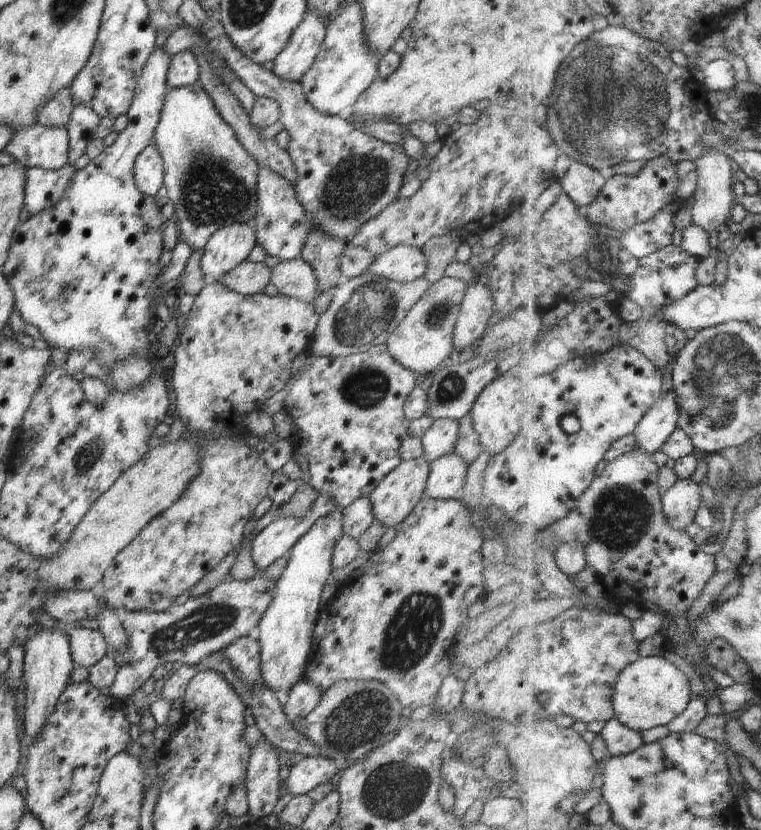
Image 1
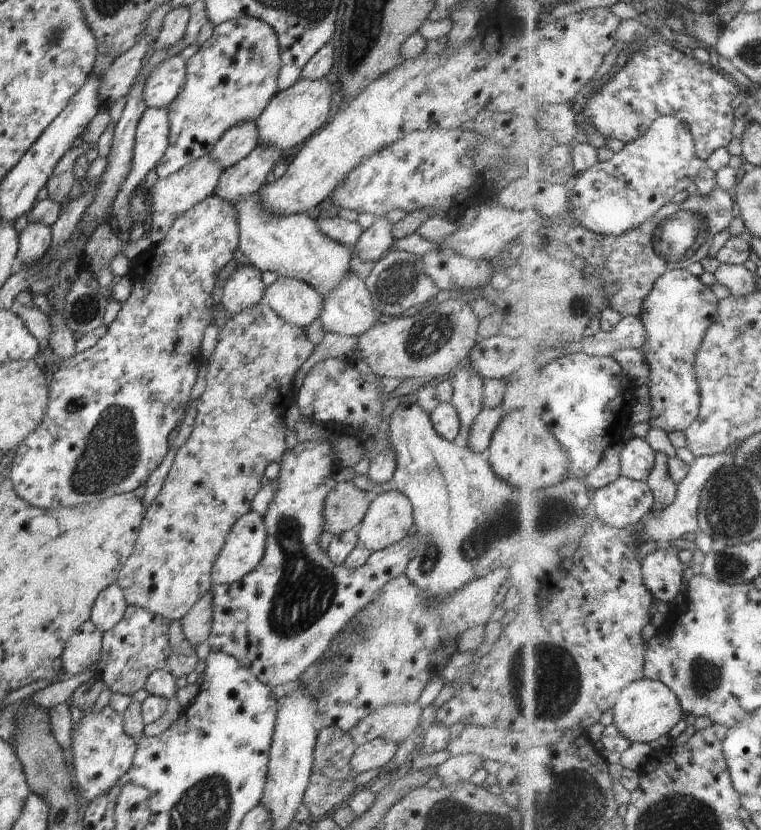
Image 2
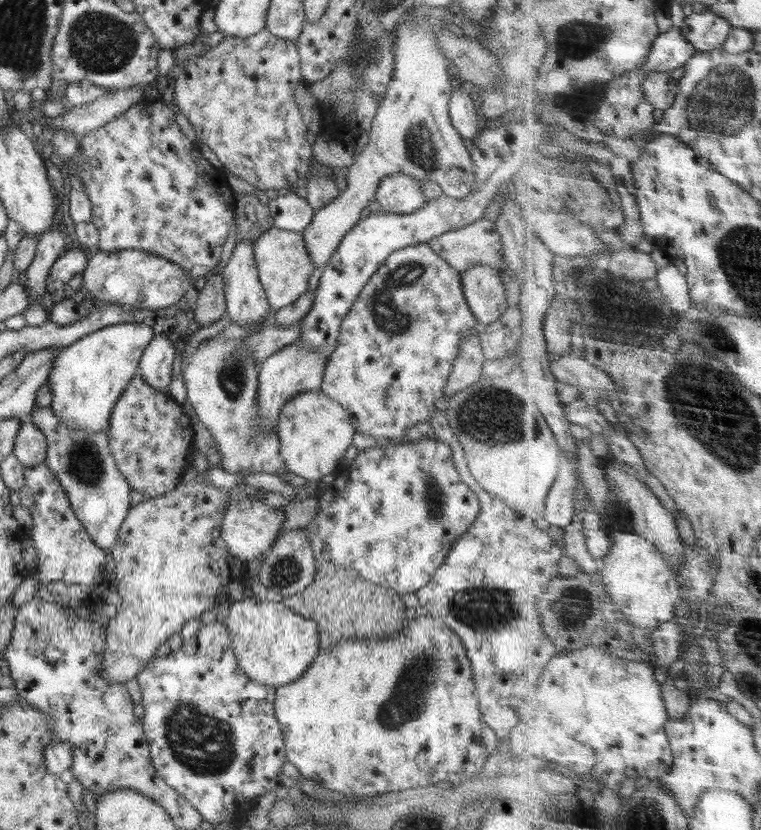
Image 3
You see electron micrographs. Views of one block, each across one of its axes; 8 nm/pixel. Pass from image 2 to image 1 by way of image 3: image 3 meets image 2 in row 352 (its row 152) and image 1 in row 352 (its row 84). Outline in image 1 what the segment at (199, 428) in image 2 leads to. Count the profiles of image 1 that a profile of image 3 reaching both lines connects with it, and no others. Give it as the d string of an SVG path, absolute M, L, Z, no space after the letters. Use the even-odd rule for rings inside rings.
M214 281L212 284L203 286L203 289L194 296L194 303L188 315L181 319L180 335L176 340L175 349L175 366L172 374L172 390L176 394L176 413L174 417L180 418L184 422L185 431L182 433L182 438L189 443L197 445L199 449L197 453L200 455L199 471L194 479L188 483L188 489L184 491L177 501L174 501L168 509L162 514L154 517L139 533L132 542L124 550L118 553L114 558L112 564L106 569L104 573L102 584L105 589L104 600L112 608L118 612L127 611L150 611L162 612L170 605L174 604L174 600L190 590L197 582L200 582L206 574L210 572L215 566L218 566L222 559L228 554L233 553L233 550L240 548L242 542L242 534L244 534L245 524L249 518L253 517L258 503L267 496L268 483L272 480L273 471L268 468L266 461L261 457L259 451L245 443L245 436L248 434L243 419L250 413L260 411L262 404L276 392L287 388L288 380L291 378L291 368L293 360L298 353L309 349L310 340L316 328L319 314L314 310L313 305L302 302L294 297L286 295L277 295L270 297L262 293L246 296L236 291L226 288L220 281Z

